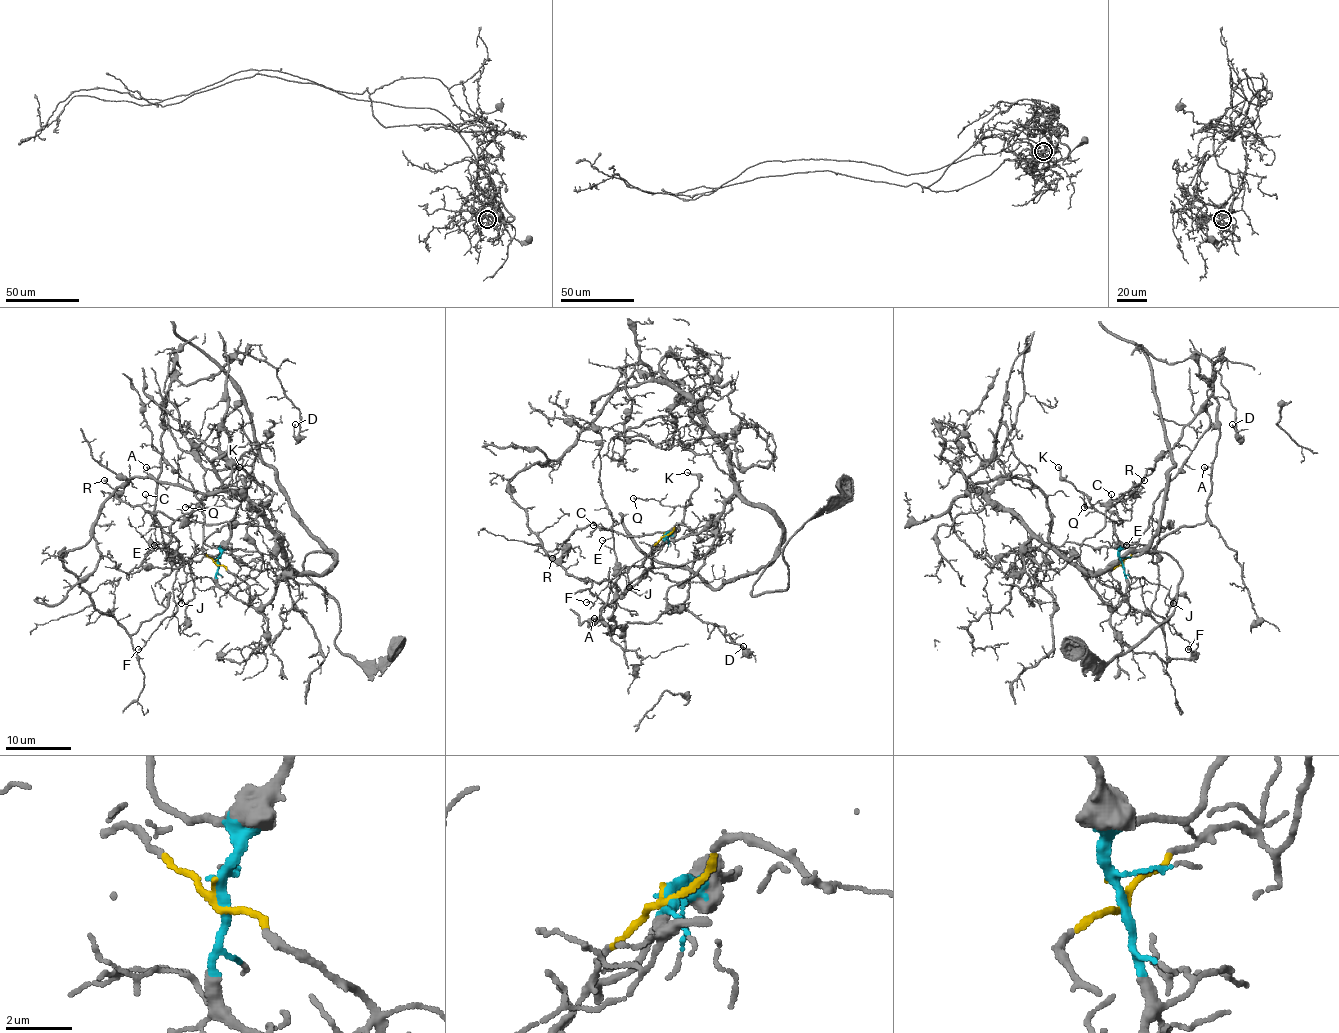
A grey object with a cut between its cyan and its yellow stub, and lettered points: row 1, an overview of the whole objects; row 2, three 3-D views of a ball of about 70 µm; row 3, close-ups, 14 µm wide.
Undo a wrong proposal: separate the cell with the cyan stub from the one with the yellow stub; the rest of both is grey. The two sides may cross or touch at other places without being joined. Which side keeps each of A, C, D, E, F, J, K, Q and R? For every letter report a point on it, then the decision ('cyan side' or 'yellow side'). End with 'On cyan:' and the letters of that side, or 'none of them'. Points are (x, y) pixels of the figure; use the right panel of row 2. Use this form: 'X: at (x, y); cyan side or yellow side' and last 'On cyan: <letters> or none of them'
A: at (1204, 467); yellow side
C: at (1111, 494); cyan side
D: at (1232, 424); yellow side
E: at (1126, 545); yellow side
F: at (1188, 649); yellow side
J: at (1173, 603); cyan side
K: at (1058, 467); cyan side
Q: at (1084, 507); cyan side
R: at (1144, 480); cyan side
On cyan: C, J, K, Q, R

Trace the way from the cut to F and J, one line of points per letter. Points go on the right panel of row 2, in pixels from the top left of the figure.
F: (1121, 563), (1133, 553), (1146, 549), (1152, 556), (1159, 572), (1159, 585), (1151, 608), (1188, 641), (1188, 649)
J: (1121, 563), (1125, 577), (1134, 582), (1143, 577), (1169, 590), (1174, 603)

